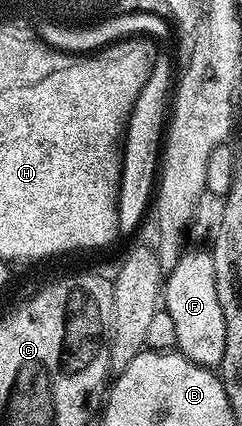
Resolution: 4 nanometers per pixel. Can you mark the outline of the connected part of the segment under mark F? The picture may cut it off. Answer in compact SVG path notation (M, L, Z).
M205 248L182 251L176 266L168 269L163 280L163 308L175 322L176 351L204 368L216 369L224 352L224 320L215 290L212 254Z

